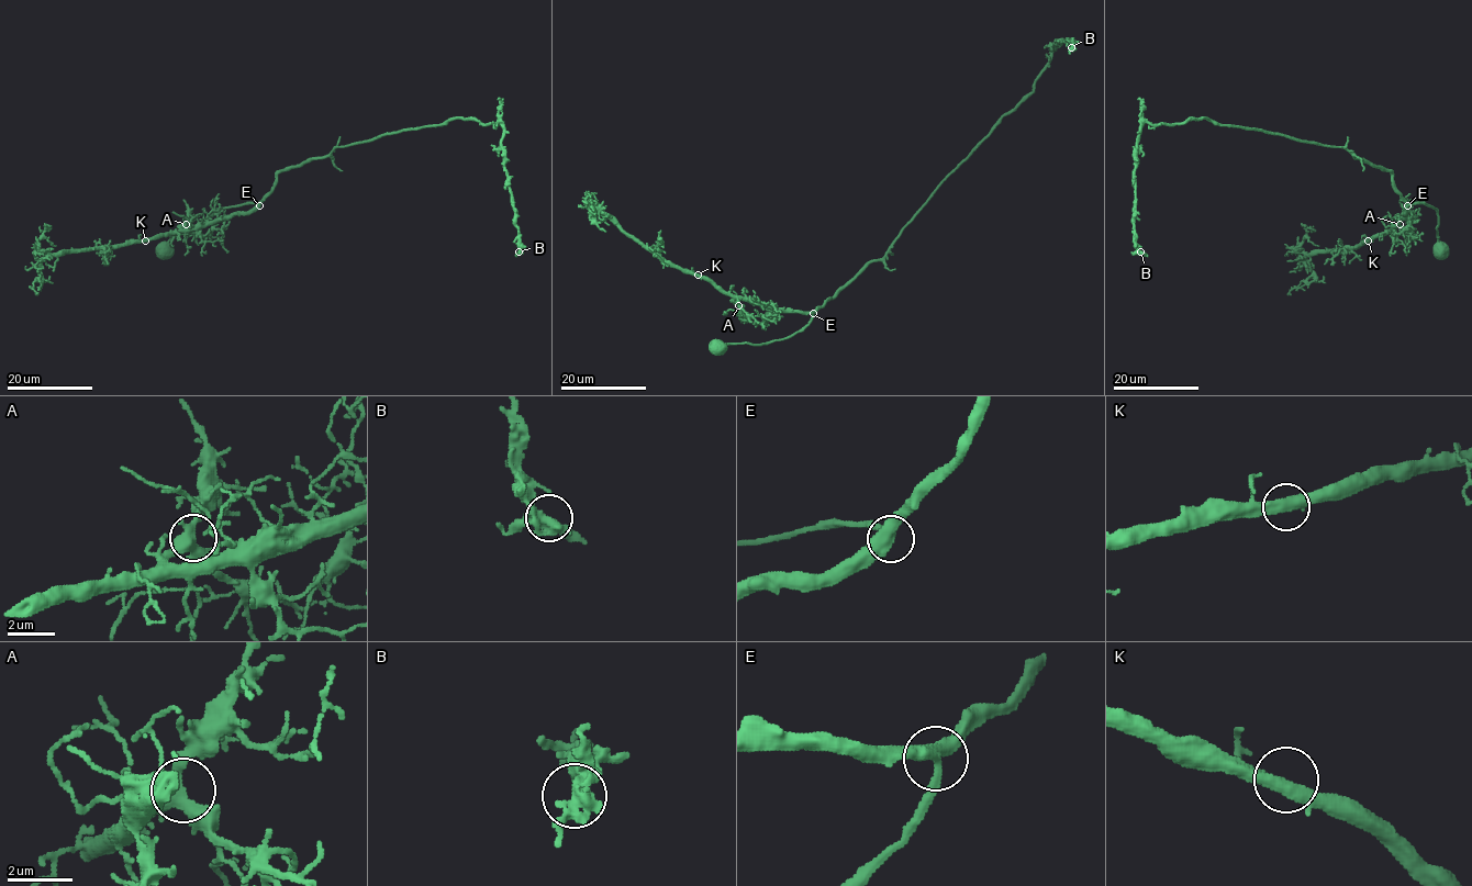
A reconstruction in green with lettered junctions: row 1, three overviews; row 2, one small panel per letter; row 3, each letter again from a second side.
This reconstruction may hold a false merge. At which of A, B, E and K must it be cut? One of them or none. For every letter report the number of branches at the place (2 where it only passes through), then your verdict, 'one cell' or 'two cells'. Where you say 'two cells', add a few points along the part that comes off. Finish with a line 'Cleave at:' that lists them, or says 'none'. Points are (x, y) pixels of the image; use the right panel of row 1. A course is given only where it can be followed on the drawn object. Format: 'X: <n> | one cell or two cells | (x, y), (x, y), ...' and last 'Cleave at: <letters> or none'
A: 3 | one cell
B: 3 | one cell
E: 3 | one cell
K: 3 | one cell
Cleave at: none

